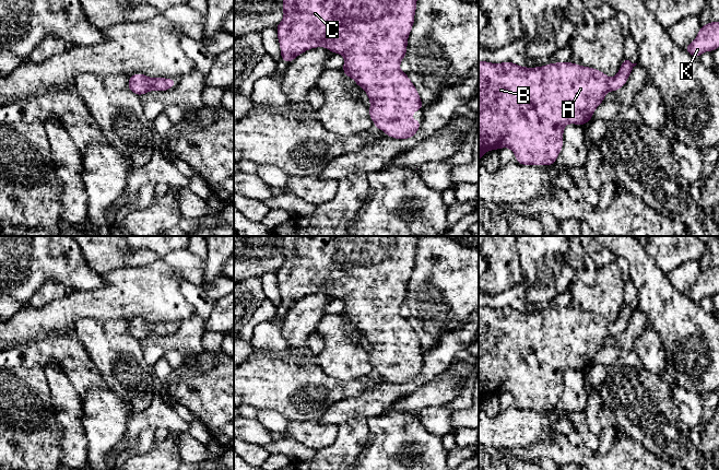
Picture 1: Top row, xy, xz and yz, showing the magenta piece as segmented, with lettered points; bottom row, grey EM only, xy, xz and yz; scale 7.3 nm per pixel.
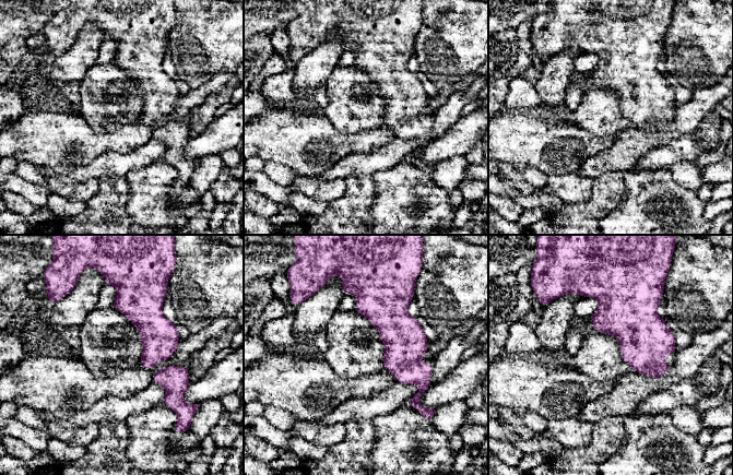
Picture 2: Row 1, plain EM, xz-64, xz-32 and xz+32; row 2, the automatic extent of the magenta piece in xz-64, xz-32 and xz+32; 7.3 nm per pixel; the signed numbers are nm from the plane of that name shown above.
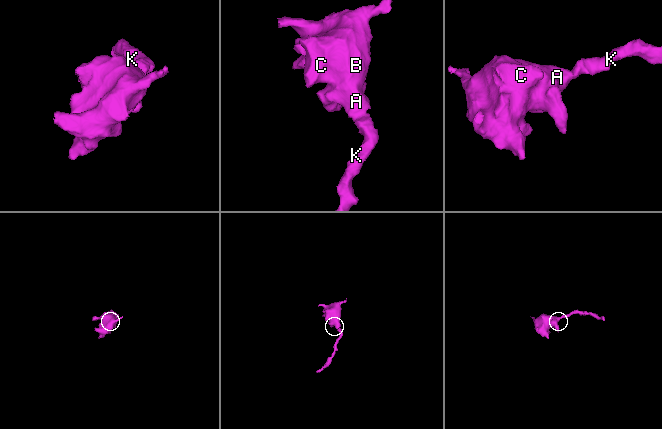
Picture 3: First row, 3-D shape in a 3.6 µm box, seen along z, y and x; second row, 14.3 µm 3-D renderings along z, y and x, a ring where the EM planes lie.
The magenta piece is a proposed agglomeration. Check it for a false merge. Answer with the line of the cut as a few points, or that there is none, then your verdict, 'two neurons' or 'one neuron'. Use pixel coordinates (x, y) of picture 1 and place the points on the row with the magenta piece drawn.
no cut | one neuron

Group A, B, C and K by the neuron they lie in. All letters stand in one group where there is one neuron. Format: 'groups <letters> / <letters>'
groups A B C K

